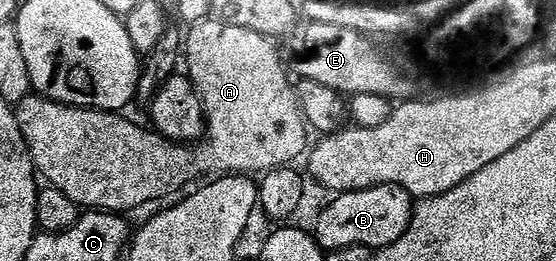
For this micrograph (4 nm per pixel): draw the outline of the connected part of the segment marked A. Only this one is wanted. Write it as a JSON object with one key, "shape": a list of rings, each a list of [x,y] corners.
{"shape":[[[220,20],[195,22],[188,30],[189,35],[183,38],[183,62],[189,65],[187,77],[205,111],[204,135],[192,148],[171,142],[152,129],[144,130],[121,118],[125,116],[117,112],[64,106],[61,102],[52,102],[40,96],[30,96],[16,103],[17,123],[23,132],[23,140],[33,159],[36,173],[42,179],[45,177],[52,189],[75,200],[78,208],[89,212],[137,210],[148,202],[157,202],[167,197],[176,186],[185,186],[200,174],[257,176],[277,166],[296,163],[296,158],[306,153],[307,123],[301,114],[301,107],[297,105],[297,92],[282,65],[278,47],[259,32],[226,26]]]}

